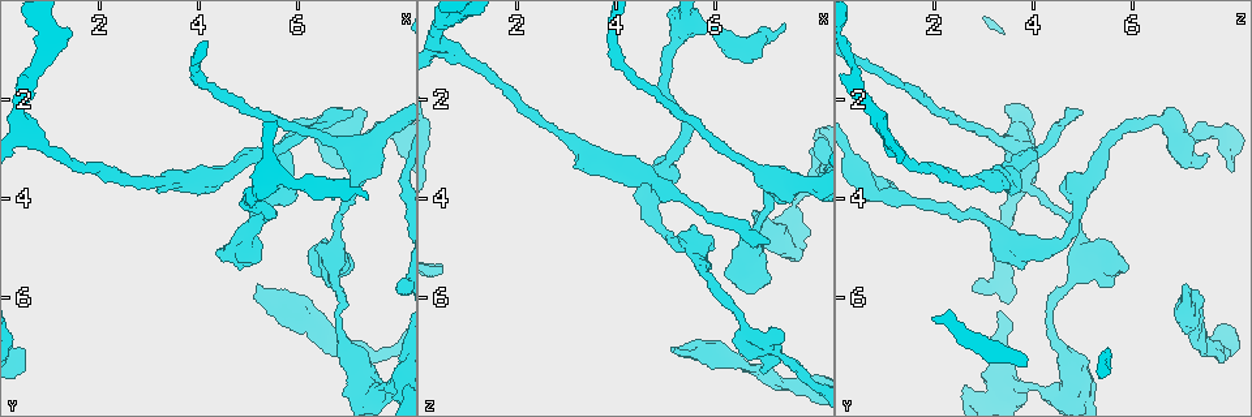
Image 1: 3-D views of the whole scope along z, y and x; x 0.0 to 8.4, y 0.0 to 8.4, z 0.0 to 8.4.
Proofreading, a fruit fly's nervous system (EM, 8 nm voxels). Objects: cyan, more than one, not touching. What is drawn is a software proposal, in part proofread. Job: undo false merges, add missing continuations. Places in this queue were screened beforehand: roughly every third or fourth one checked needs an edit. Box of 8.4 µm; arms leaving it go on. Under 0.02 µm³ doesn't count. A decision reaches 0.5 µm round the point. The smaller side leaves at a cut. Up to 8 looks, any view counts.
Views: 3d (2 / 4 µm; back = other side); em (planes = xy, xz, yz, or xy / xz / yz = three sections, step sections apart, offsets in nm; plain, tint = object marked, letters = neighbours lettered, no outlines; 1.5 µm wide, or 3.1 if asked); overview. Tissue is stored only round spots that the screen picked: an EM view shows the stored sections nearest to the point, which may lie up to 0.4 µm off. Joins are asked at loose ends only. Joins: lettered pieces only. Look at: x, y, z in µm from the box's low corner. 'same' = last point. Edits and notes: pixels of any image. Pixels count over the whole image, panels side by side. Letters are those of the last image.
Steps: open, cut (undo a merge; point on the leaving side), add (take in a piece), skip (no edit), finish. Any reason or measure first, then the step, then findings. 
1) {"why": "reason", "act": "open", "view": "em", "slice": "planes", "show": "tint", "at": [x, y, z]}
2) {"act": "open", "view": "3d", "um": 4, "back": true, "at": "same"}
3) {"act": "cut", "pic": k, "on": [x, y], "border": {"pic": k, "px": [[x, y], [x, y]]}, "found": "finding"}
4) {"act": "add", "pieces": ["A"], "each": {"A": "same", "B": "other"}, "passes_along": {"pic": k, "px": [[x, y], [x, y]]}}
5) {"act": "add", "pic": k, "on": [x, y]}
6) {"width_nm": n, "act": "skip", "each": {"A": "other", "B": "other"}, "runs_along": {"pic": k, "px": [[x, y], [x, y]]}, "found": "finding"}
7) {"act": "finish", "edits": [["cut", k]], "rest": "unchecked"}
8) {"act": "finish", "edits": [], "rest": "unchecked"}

{"act": "open", "view": "em", "slice": "planes", "show": "letters", "at": [7.10, 2.35, 4.90]}

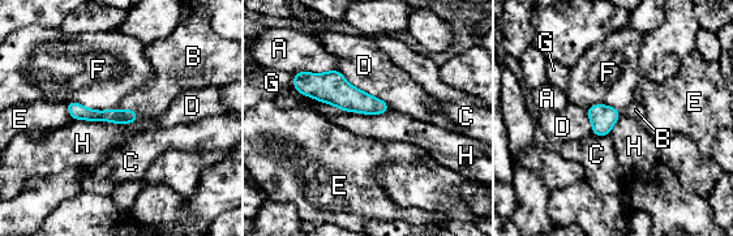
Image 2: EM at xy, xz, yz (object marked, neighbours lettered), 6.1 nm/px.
{"width_nm": 100, "act": "add", "pieces": ["B"], "each": {"A": "other", "B": "same", "C": "other", "D": "other", "E": "other", "F": "other", "G": "other", "H": "other"}, "passes_along": {"pic": 2, "px": [[118, 116], [125, 110], [161, 91]]}, "found": "it goes on there"}

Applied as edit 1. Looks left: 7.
{"why": "thick turns thin", "act": "open", "view": "3d", "um": 4, "at": [7.65, 7.80, 4.00]}

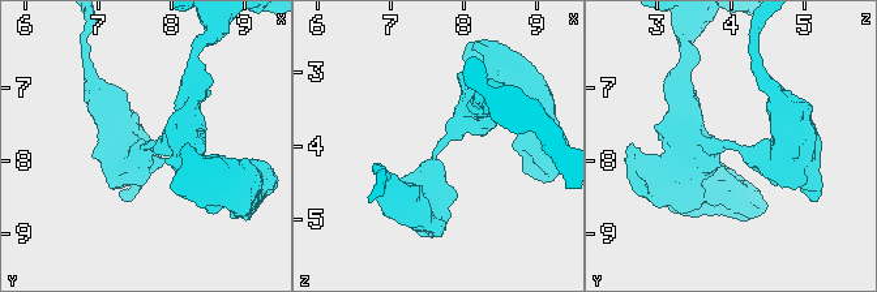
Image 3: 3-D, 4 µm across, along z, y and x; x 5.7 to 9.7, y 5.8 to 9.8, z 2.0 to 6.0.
{"arm_widths_nm": [380, 600], "act": "open", "view": "em", "slice": "xy", "step": 8, "show": "tint", "at": [7.65, 7.80, 4.10]}

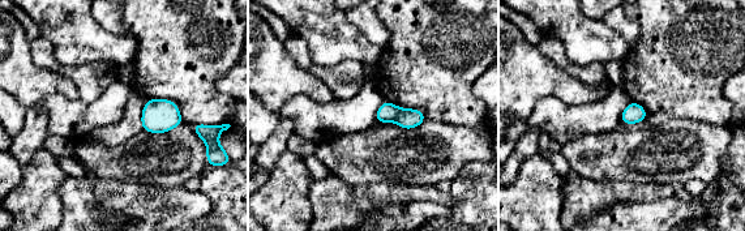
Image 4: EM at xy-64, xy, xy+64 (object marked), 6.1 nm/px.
{"why": "another direction", "act": "open", "view": "em", "slice": "planes", "show": "letters", "at": "same"}

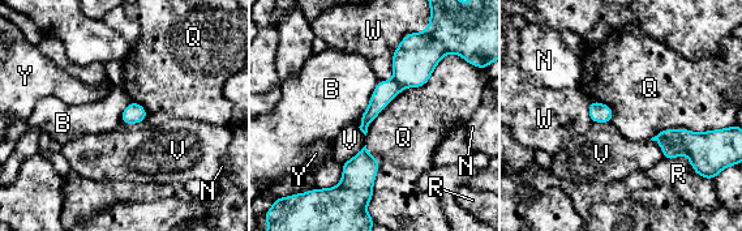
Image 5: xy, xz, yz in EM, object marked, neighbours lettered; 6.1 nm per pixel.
{"act": "cut", "pic": 5, "on": [414, 61], "each": {"B": "other", "N": "other", "Q": "other", "R": "other", "V": "other", "W": "other", "Y": "other"}, "border": {"pic": 5, "px": [[394, 78], [402, 89]]}, "found": "two neurons meet here"}

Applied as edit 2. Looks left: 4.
{"act": "finish", "edits": [["add", 2], ["cut", 5]], "rest": "unchecked"}

